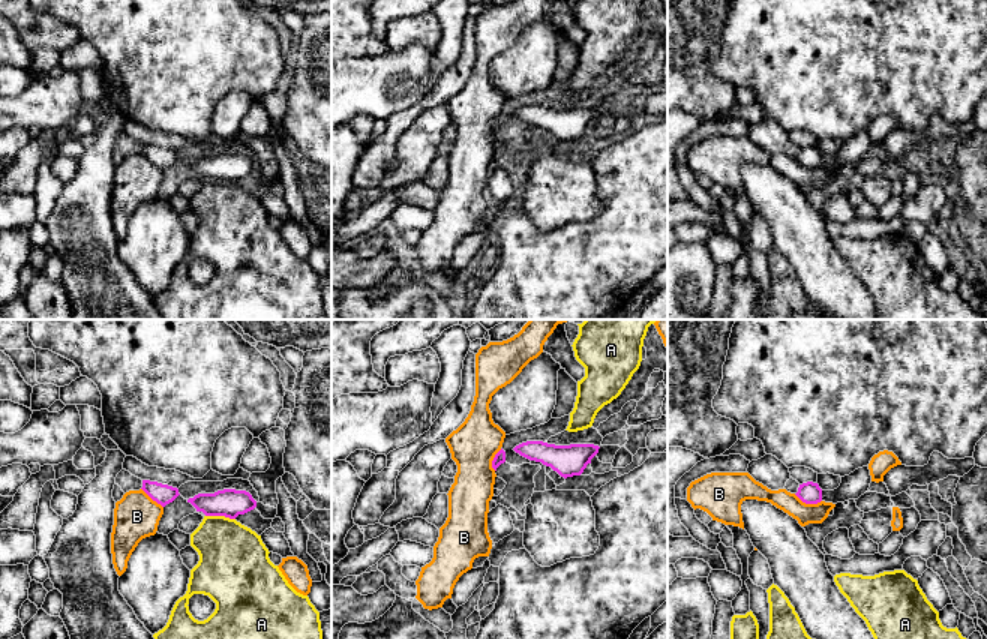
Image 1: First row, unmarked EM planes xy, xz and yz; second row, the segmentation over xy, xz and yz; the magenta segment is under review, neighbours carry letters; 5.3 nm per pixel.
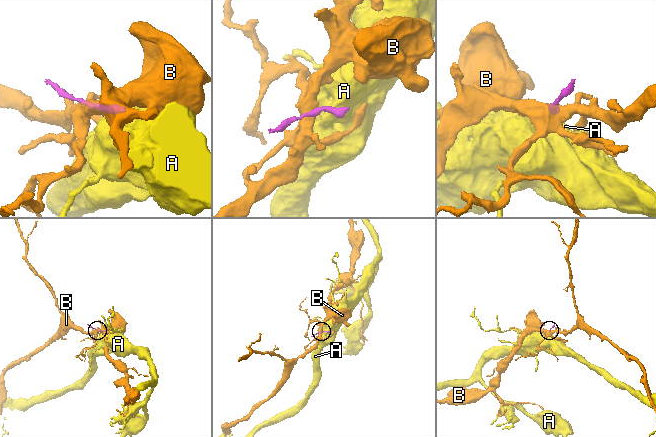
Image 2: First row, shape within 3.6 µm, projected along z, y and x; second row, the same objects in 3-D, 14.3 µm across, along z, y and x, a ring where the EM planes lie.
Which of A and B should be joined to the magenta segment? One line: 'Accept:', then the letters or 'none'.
Accept: none

